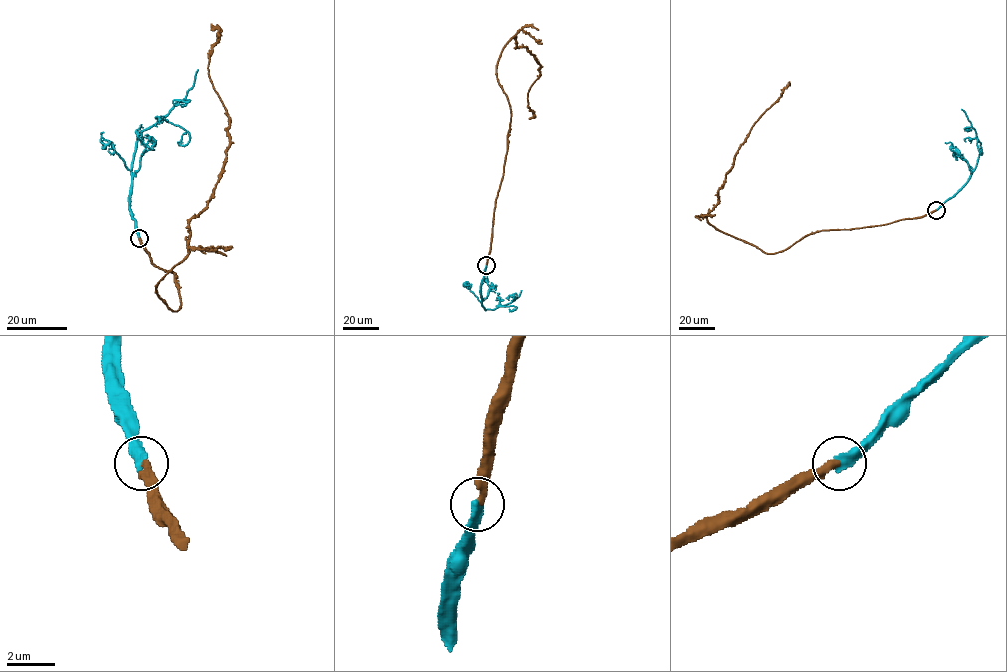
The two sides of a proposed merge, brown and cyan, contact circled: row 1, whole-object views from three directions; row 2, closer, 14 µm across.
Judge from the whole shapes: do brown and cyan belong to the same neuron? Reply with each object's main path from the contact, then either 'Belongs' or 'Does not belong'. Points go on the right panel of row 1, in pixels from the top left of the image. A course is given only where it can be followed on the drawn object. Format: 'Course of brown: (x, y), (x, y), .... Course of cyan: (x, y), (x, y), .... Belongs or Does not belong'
Course of brown: (936, 210), (882, 225), (818, 231), (774, 253), (717, 230), (706, 215), (717, 202), (733, 158), (789, 81). Course of cyan: (936, 210), (966, 182), (980, 148), (976, 132), (961, 109). Belongs

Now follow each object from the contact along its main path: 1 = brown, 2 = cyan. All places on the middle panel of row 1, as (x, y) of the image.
1: (486, 265), (511, 114), (496, 64), (515, 35), (516, 47), (526, 47), (540, 65), (527, 94), (529, 118)
2: (486, 265), (481, 286), (481, 304), (485, 309), (511, 303), (521, 290)

